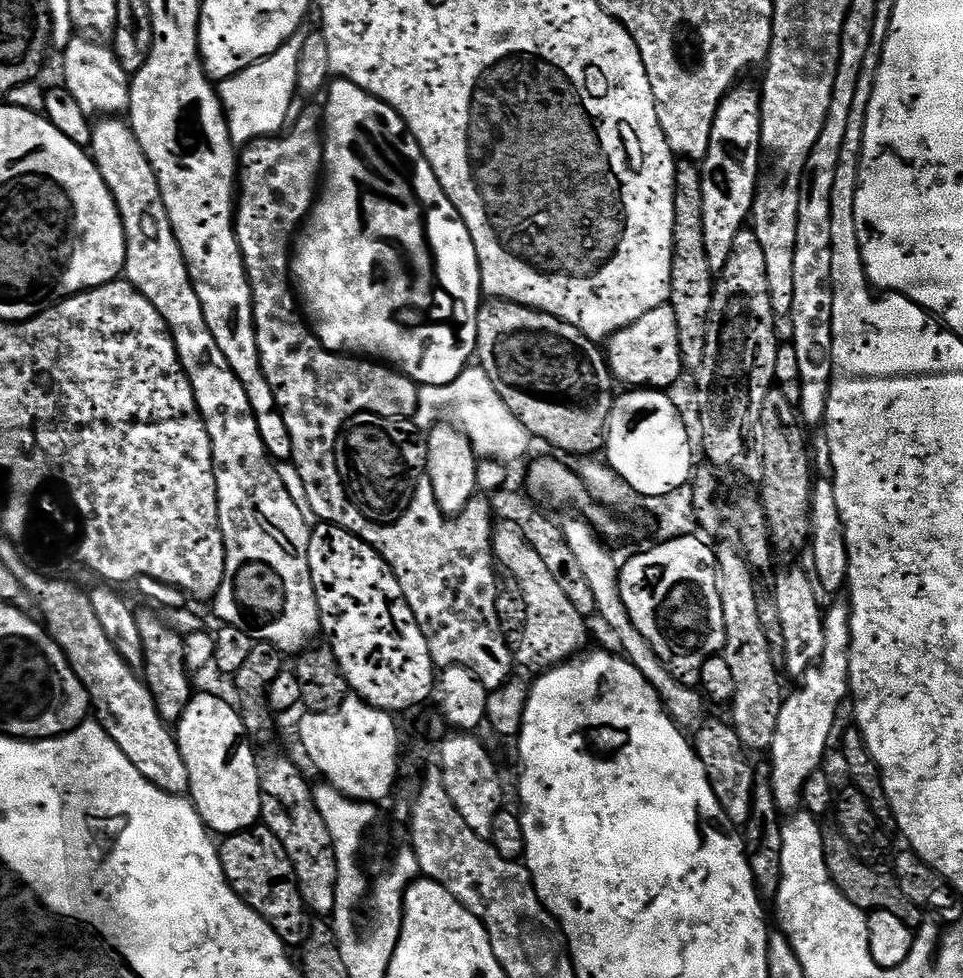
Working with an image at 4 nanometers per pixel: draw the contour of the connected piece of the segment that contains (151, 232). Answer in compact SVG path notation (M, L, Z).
M101 119L92 130L90 155L110 194L116 199L118 214L124 223L126 262L123 279L130 281L153 304L154 310L162 314L178 350L184 373L192 383L200 416L210 434L214 478L220 503L220 529L222 542L226 546L226 574L214 598L216 616L221 620L221 625L246 630L246 634L250 634L253 641L269 643L283 654L303 653L315 641L312 639L316 635L319 637L322 632L318 598L308 561L312 528L302 518L297 503L290 498L266 446L262 446L262 434L258 434L258 422L250 410L250 398L246 398L242 382L238 382L238 378L230 370L230 362L226 362L222 350L218 350L218 342L214 342L214 334L210 334L210 326L206 326L206 314L202 314L202 302L198 302L198 294L192 285L186 258L178 246L178 238L174 238L174 230L162 202L162 190L158 186L154 166L150 158L146 158L146 150L142 150L127 119Z

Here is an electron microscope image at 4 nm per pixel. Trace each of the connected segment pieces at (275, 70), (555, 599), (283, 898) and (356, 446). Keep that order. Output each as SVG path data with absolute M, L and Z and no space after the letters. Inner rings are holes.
M303 31L295 32L282 47L274 50L274 54L246 66L246 70L230 78L219 81L220 104L224 107L224 116L228 119L233 144L247 146L256 140L267 140L268 137L285 131L293 115L292 99L298 96L298 58L302 54L304 38Z
M499 521L492 533L492 549L497 561L508 567L508 572L524 587L524 633L520 645L515 645L514 660L517 665L529 668L532 674L547 672L548 669L573 659L585 651L588 640L589 621L578 610L574 610L570 598L562 594L558 582L550 575L546 562L534 551L534 546L522 538L514 522Z
M257 826L223 837L219 850L228 885L283 938L285 945L303 946L308 937L310 913L304 907L296 871L280 839L266 826Z
M362 412L345 424L338 459L349 497L373 517L395 518L408 507L420 477L427 473L428 442L411 419Z

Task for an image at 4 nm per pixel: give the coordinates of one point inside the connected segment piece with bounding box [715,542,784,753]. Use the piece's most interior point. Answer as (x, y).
(758, 697)

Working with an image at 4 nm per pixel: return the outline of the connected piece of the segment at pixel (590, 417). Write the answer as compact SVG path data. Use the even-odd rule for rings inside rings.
M487 299L481 303L478 314L478 342L476 343L476 356L478 357L479 367L484 368L486 374L494 384L494 389L501 395L502 401L506 402L506 406L513 411L519 422L529 431L531 437L537 441L545 440L548 444L553 444L560 452L569 452L572 458L588 458L605 447L608 439L608 419L612 413L612 401L614 399L614 391L612 392L612 384L614 385L614 377L603 351L598 349L597 341L586 338L586 334L582 334L582 330L578 330L574 326L570 326L570 322L566 322L562 318L554 318L545 312L539 312L533 308L527 308L521 304L512 303L509 300Z

